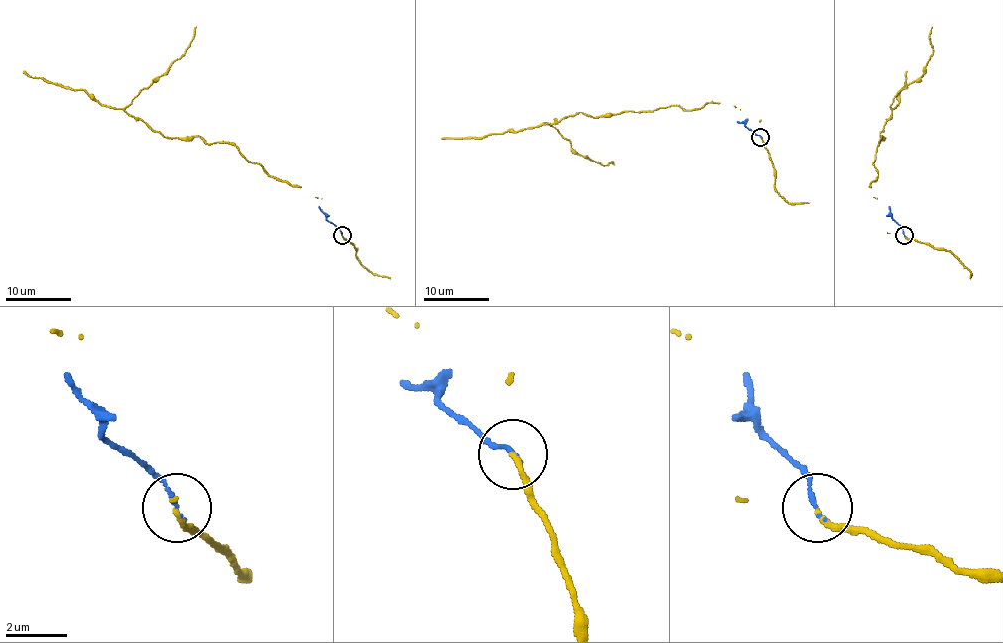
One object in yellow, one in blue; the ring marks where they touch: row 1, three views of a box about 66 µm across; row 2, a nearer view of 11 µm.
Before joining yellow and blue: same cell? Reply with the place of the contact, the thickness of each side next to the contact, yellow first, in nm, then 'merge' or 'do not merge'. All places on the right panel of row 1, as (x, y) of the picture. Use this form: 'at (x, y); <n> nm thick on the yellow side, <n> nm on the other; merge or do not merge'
at (904, 235); 170 nm thick on the yellow side, 120 nm on the other; do not merge

